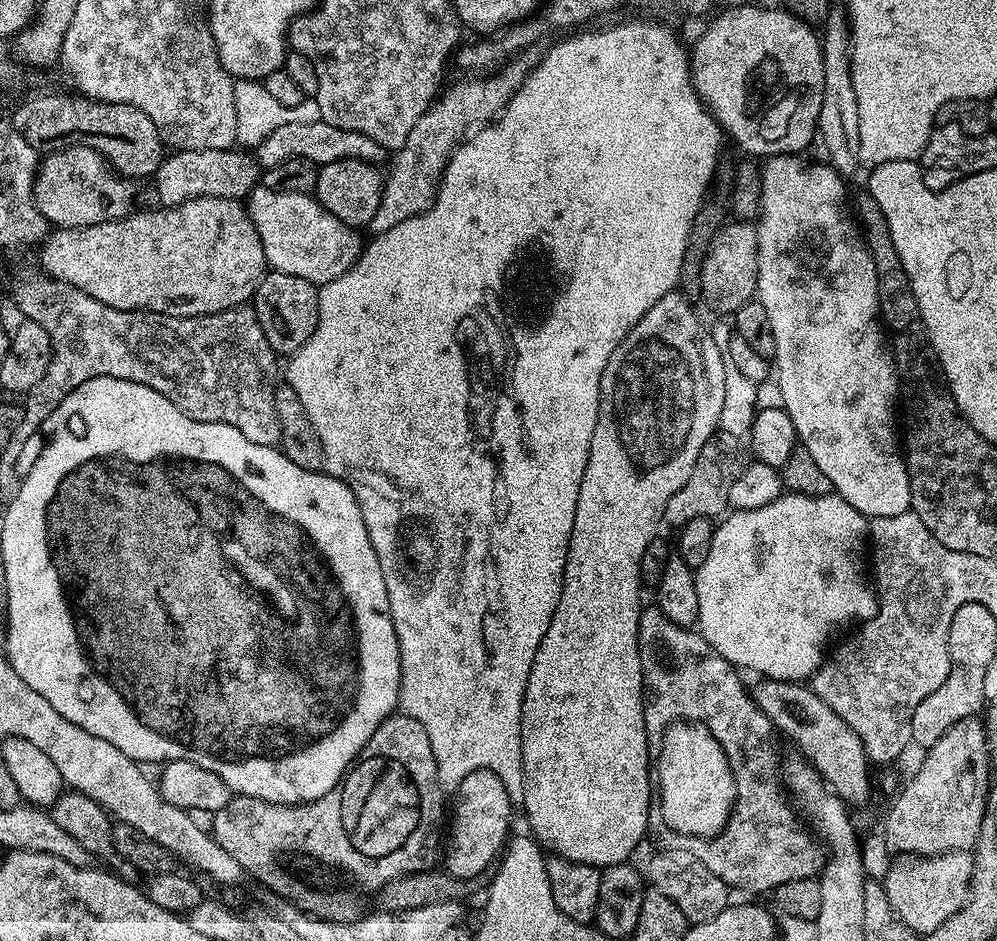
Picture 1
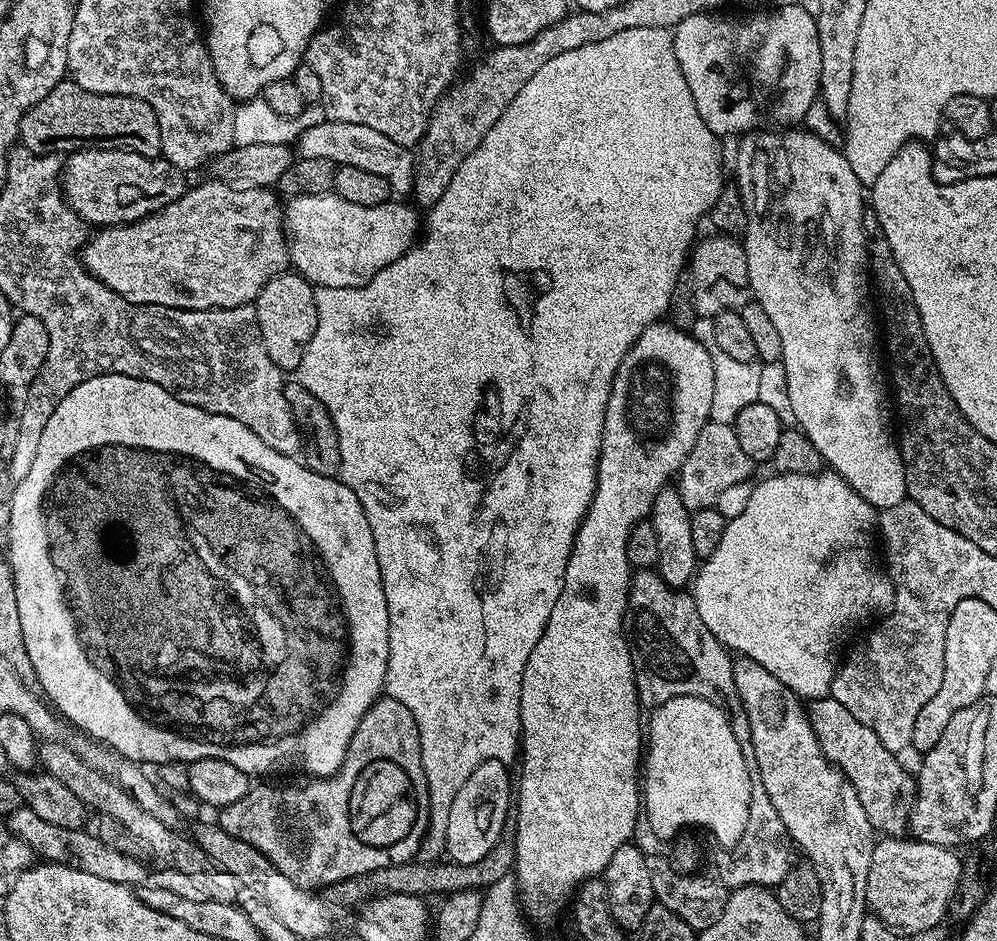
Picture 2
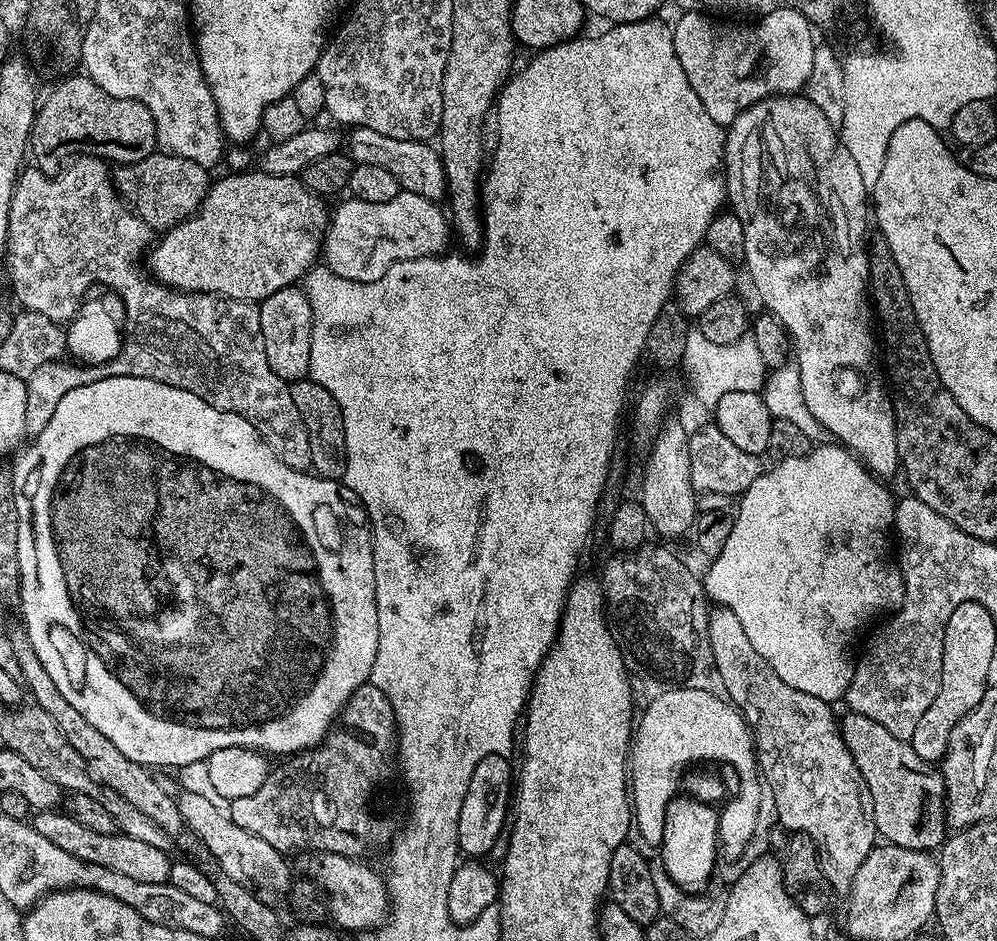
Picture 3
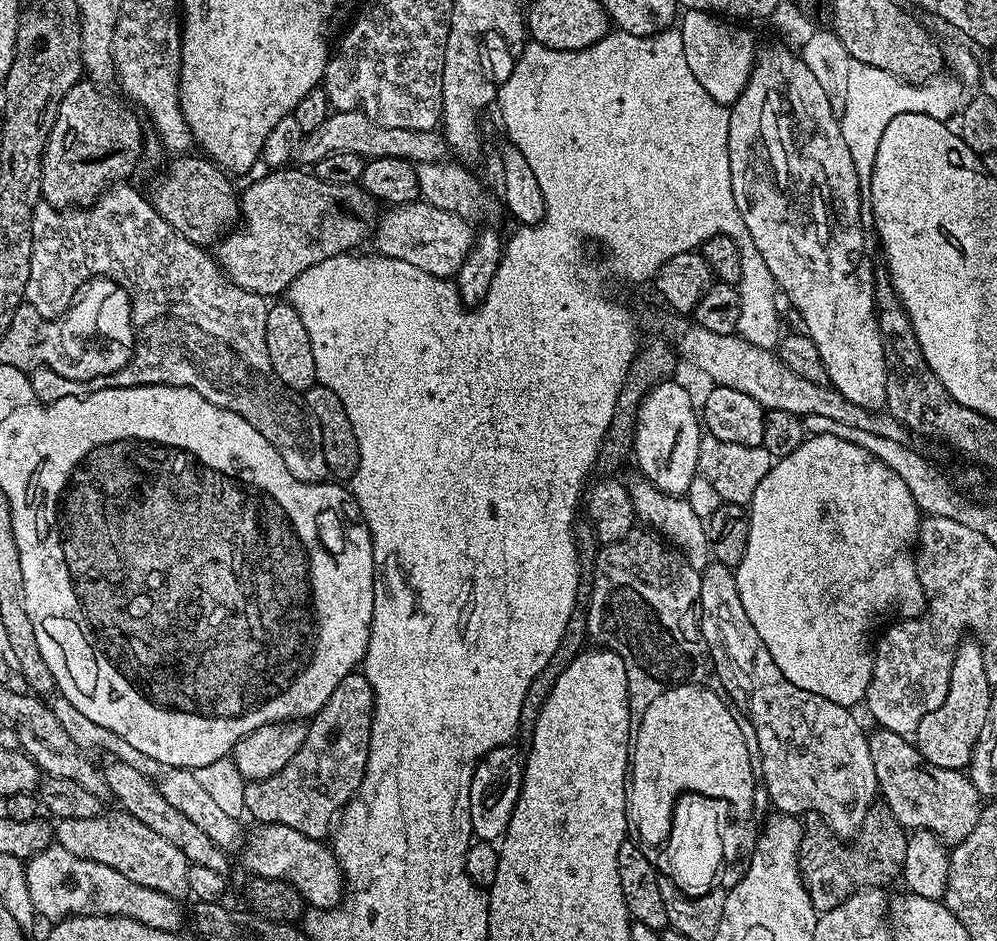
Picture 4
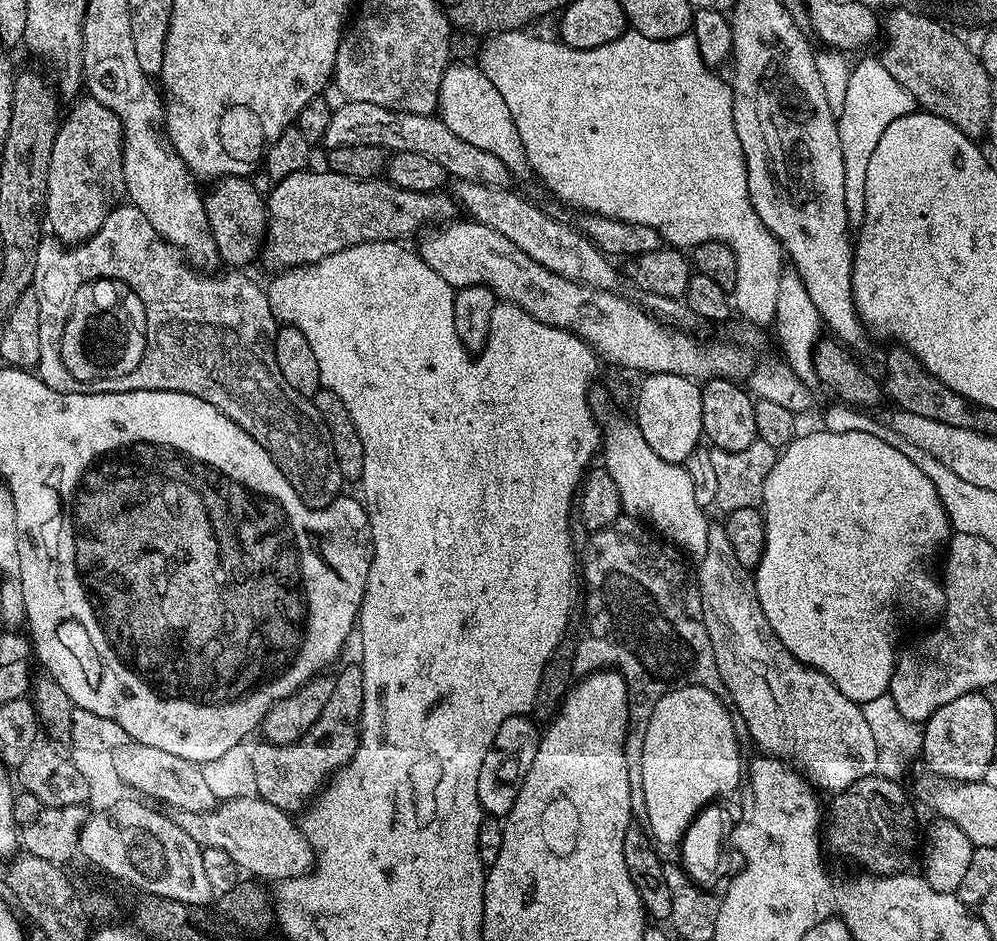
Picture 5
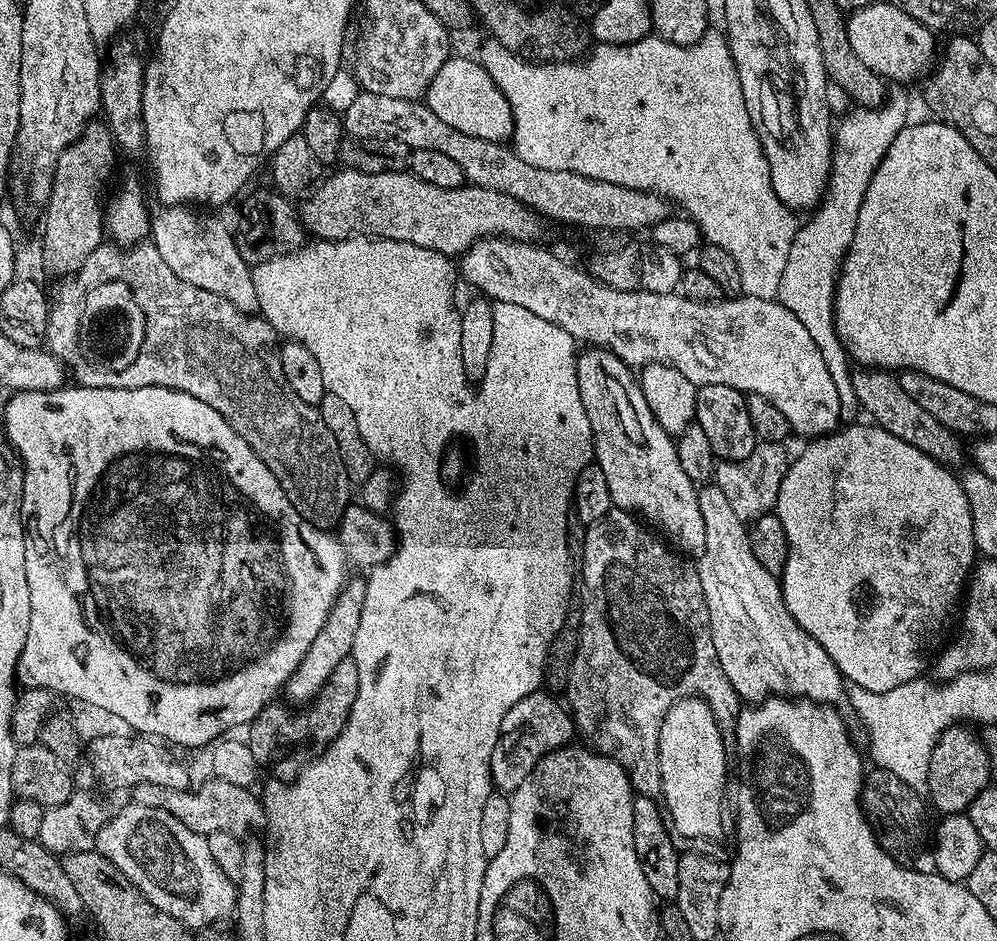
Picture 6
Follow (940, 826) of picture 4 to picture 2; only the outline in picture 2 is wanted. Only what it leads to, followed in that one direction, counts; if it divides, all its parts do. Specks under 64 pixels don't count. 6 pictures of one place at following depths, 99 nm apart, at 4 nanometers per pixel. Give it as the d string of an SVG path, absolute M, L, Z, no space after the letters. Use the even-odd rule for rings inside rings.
M830 694L821 700L812 700L806 711L822 754L840 769L850 786L854 786L858 802L862 802L862 810L866 810L866 818L870 818L870 826L885 837L903 837L909 831L912 804L916 800L915 775L900 765L901 757L897 753L886 750L886 746L878 742L878 734L874 734L870 726L858 722L858 718Z

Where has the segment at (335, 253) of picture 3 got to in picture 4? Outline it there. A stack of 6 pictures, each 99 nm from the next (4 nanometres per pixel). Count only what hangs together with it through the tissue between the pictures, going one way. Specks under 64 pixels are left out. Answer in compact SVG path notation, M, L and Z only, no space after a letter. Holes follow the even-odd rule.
M423 202L410 204L397 204L389 207L388 212L379 217L374 228L374 240L376 236L375 251L381 256L398 258L402 262L410 262L410 266L418 266L418 270L426 270L426 274L434 274L445 278L455 277L456 271L466 262L466 254L470 250L474 239L474 228L469 221L461 216L450 214L446 210L438 210L438 206L430 206Z

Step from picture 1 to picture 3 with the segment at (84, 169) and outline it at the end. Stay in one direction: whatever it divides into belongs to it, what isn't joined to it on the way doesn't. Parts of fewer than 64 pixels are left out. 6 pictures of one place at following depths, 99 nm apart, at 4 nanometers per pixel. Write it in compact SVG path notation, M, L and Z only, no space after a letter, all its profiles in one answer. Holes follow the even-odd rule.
M155 151L137 164L121 164L115 169L114 183L125 204L153 230L167 230L194 215L210 187L209 169L186 158Z

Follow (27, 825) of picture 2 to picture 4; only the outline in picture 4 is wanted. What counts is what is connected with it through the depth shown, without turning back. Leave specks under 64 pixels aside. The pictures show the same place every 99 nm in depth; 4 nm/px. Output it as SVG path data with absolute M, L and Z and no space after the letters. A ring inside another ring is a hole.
M123 810L115 811L105 811L94 818L56 820L55 843L70 850L70 854L78 854L78 858L102 862L102 866L110 866L118 870L118 874L126 874L130 882L139 882L142 886L150 886L150 890L162 890L162 894L177 898L187 897L189 862L186 854L182 854L178 846L166 842L162 834L154 834L150 826L142 826L138 818Z

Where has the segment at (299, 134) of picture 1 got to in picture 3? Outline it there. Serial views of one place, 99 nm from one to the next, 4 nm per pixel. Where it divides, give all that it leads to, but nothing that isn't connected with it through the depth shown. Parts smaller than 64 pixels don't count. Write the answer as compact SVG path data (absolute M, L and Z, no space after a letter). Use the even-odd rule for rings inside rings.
M352 128L349 133L349 136L346 136L346 152L356 164L382 166L382 170L390 170L390 174L398 178L401 189L410 194L418 194L422 198L437 202L445 199L448 182L444 164L440 160L439 151L431 143L423 140L386 138L386 134L378 134L378 130L369 128Z

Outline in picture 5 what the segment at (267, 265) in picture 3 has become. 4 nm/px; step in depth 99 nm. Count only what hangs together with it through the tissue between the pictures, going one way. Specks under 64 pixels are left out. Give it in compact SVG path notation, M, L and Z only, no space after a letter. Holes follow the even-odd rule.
M331 170L312 171L277 180L271 185L272 193L267 193L268 231L262 260L276 268L272 270L317 264L330 254L338 254L338 250L362 242L400 242L403 236L415 237L429 226L455 221L458 216L458 205L451 195L406 190L384 178L355 180Z

